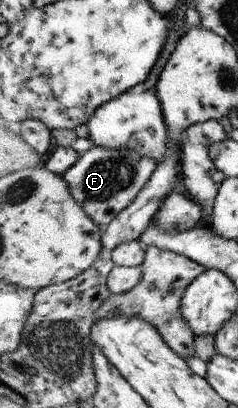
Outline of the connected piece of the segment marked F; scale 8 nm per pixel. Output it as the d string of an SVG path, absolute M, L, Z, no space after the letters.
M95 146L81 156L79 163L65 173L73 195L85 206L89 217L106 232L113 223L144 191L155 175L159 164L153 157L145 157L133 149L109 149Z

